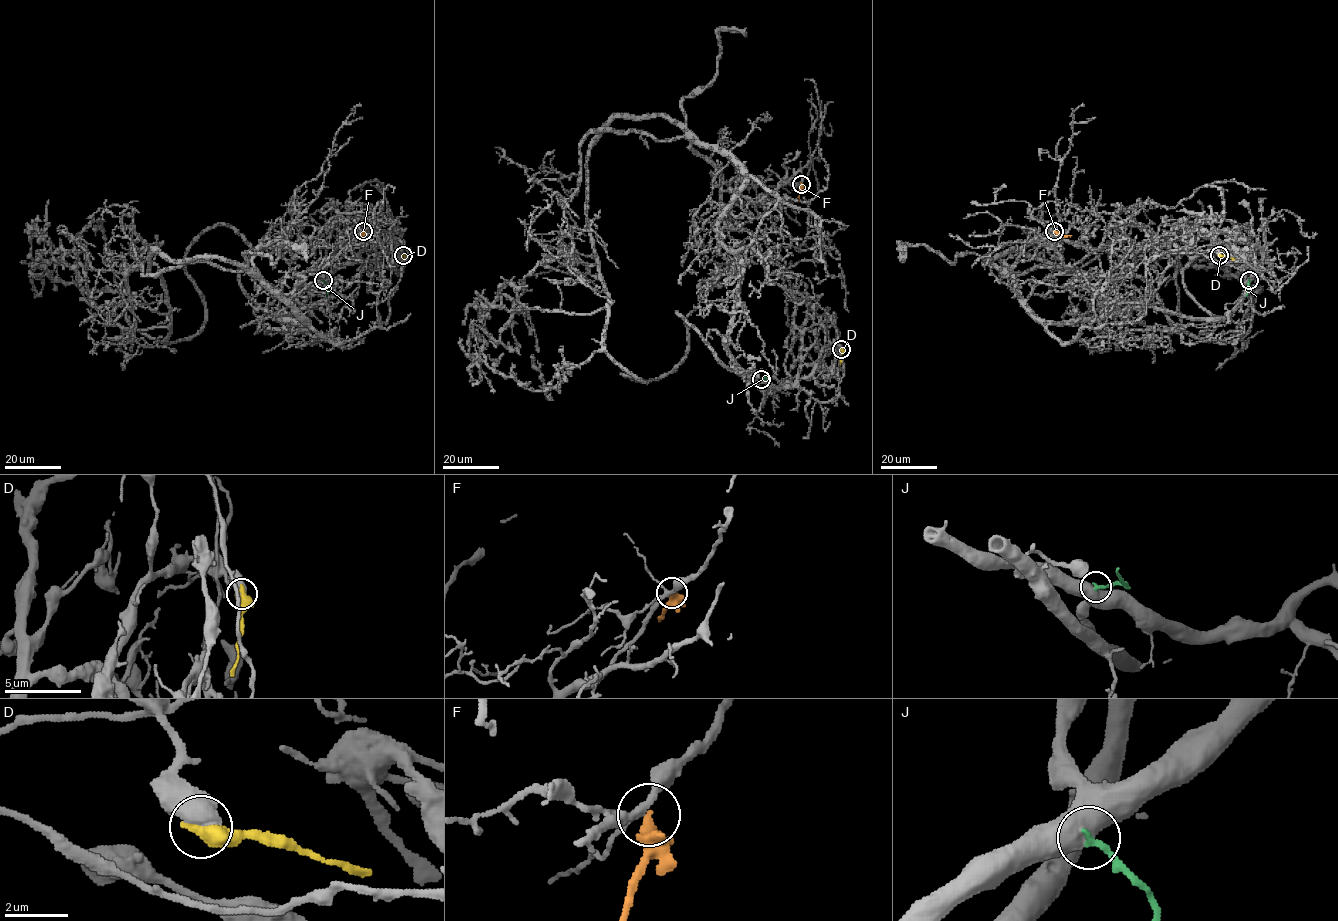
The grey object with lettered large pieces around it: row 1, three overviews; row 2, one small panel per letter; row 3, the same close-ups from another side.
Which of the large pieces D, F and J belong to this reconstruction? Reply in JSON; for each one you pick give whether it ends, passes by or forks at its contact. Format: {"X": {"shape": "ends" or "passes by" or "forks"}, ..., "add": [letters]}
{"add": []}

